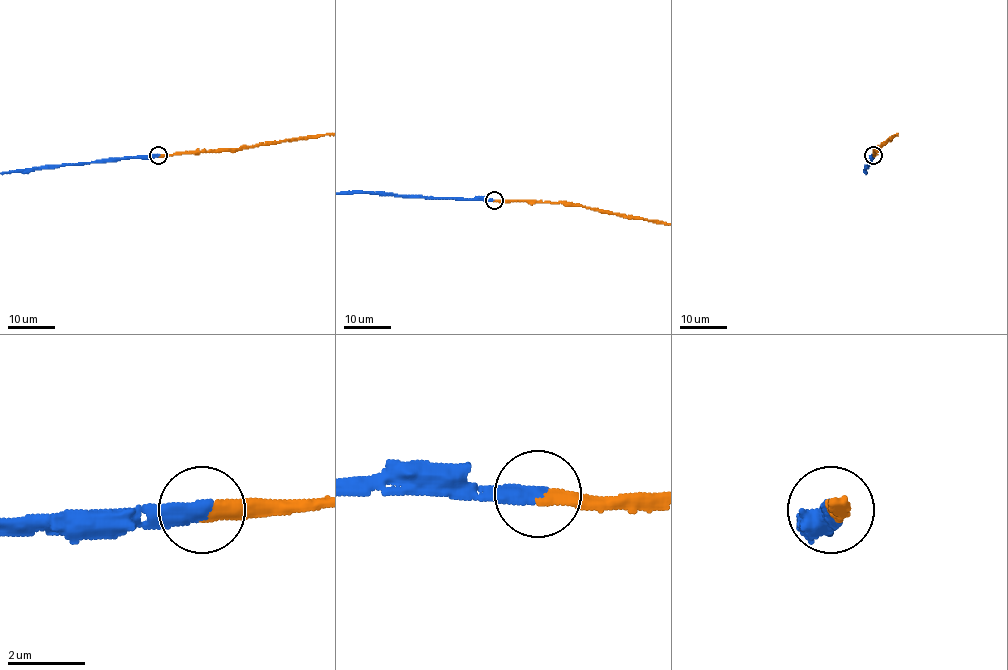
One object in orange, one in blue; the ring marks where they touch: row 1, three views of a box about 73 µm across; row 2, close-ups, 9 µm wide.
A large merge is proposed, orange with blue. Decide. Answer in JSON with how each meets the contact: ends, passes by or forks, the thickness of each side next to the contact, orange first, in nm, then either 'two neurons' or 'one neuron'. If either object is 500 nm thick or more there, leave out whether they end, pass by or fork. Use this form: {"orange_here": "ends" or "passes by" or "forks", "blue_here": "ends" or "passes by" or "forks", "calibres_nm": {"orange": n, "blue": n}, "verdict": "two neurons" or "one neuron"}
{"orange_here": "ends", "blue_here": "ends", "calibres_nm": {"orange": 300, "blue": 380}, "verdict": "one neuron"}

